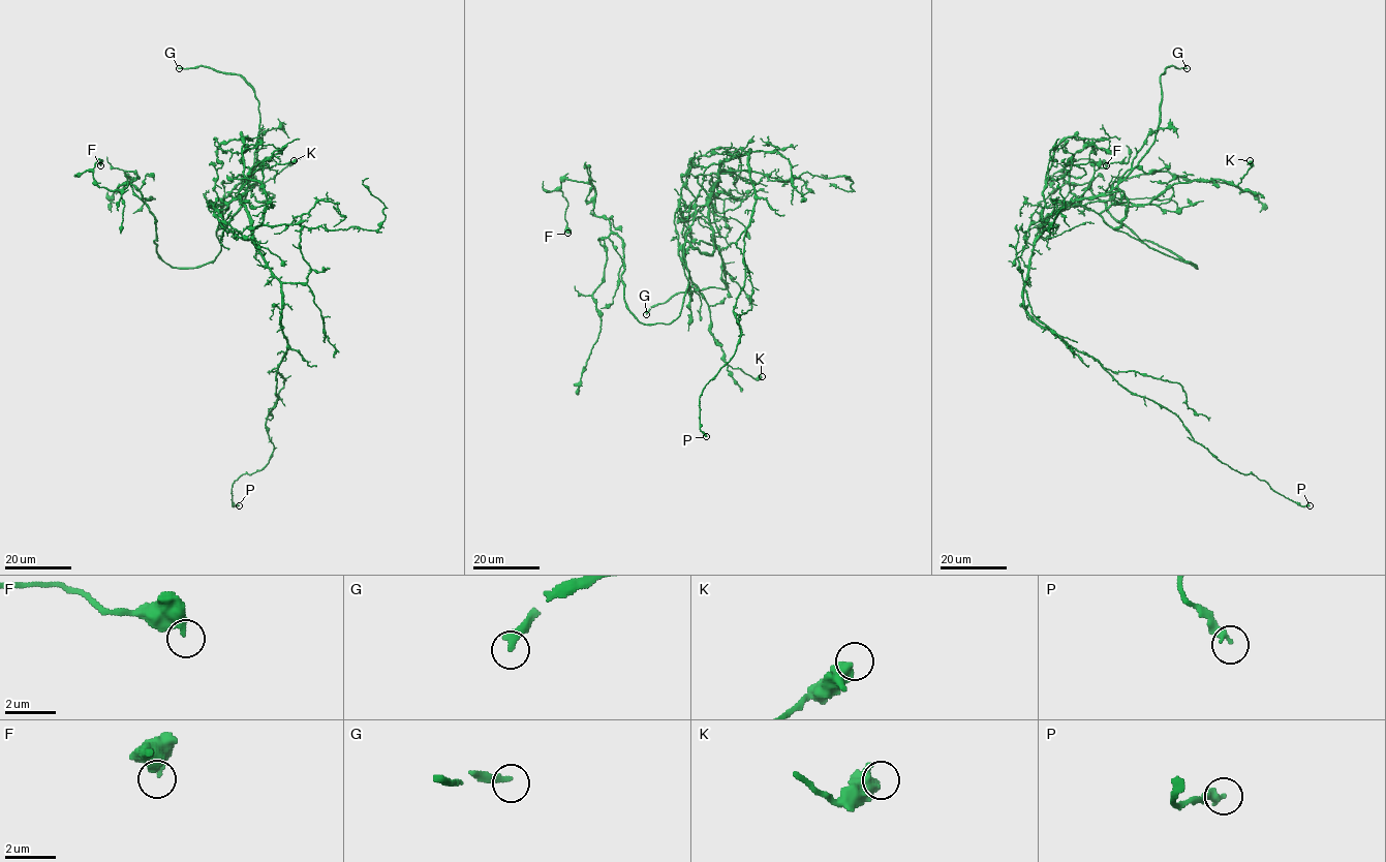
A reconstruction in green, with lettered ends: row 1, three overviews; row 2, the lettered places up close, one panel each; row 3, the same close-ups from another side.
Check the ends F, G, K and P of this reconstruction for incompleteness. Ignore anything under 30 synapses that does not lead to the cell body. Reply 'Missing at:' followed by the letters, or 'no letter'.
Missing at: G

